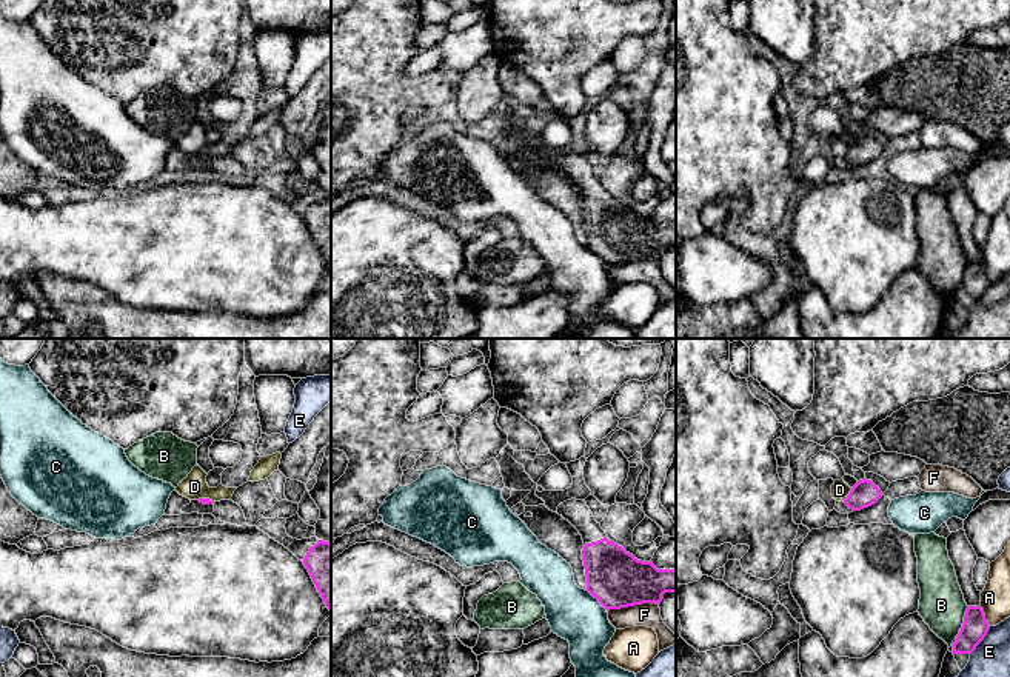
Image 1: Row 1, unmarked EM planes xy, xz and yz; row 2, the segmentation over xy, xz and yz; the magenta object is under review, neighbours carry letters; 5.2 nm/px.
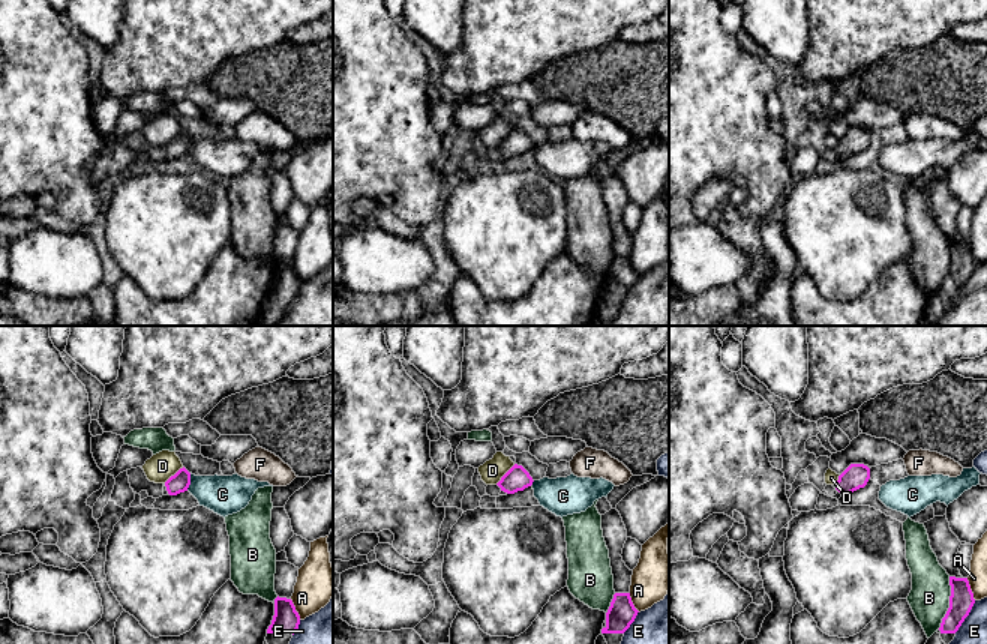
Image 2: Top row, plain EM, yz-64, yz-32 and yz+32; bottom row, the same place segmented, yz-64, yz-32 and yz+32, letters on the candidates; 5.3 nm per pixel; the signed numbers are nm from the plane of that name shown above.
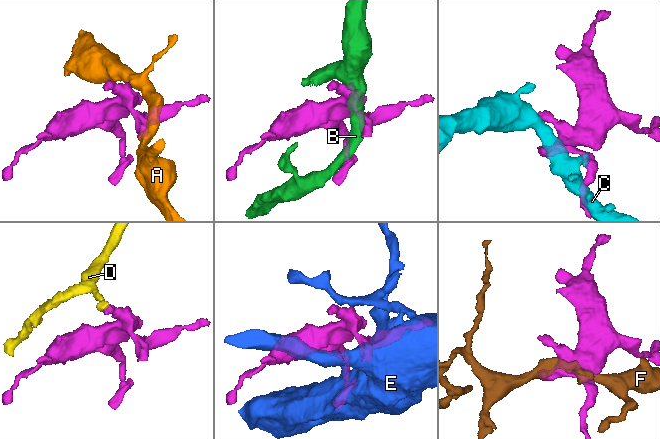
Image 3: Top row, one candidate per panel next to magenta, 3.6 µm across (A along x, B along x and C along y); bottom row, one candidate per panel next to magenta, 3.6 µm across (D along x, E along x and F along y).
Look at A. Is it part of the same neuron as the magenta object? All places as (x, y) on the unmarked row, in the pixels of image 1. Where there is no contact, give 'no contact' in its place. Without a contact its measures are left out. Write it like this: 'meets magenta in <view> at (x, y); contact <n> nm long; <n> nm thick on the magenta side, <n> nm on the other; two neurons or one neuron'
meets magenta in yz at (984, 271); contact 130 nm long; 140 nm thick on the magenta side, 160 nm on the other; two neurons

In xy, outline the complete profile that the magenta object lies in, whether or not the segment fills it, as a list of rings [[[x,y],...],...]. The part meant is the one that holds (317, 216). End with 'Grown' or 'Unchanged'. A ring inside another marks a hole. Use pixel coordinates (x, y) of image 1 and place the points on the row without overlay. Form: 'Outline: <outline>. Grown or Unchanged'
Outline: [[[319,195],[303,214],[320,252],[331,266],[331,198]]]. Unchanged

